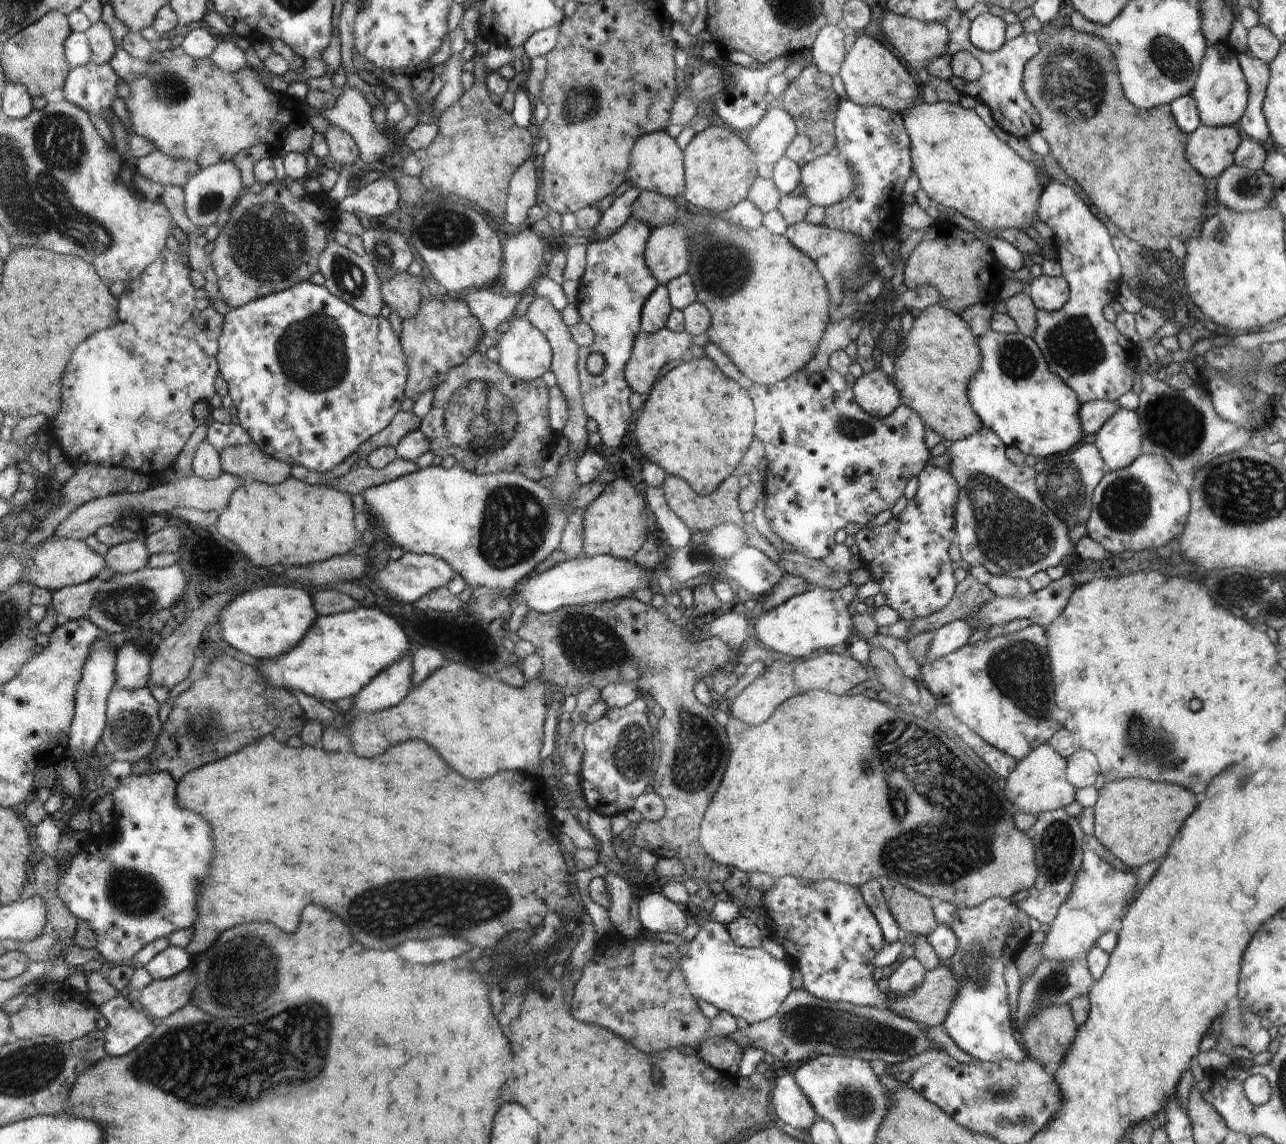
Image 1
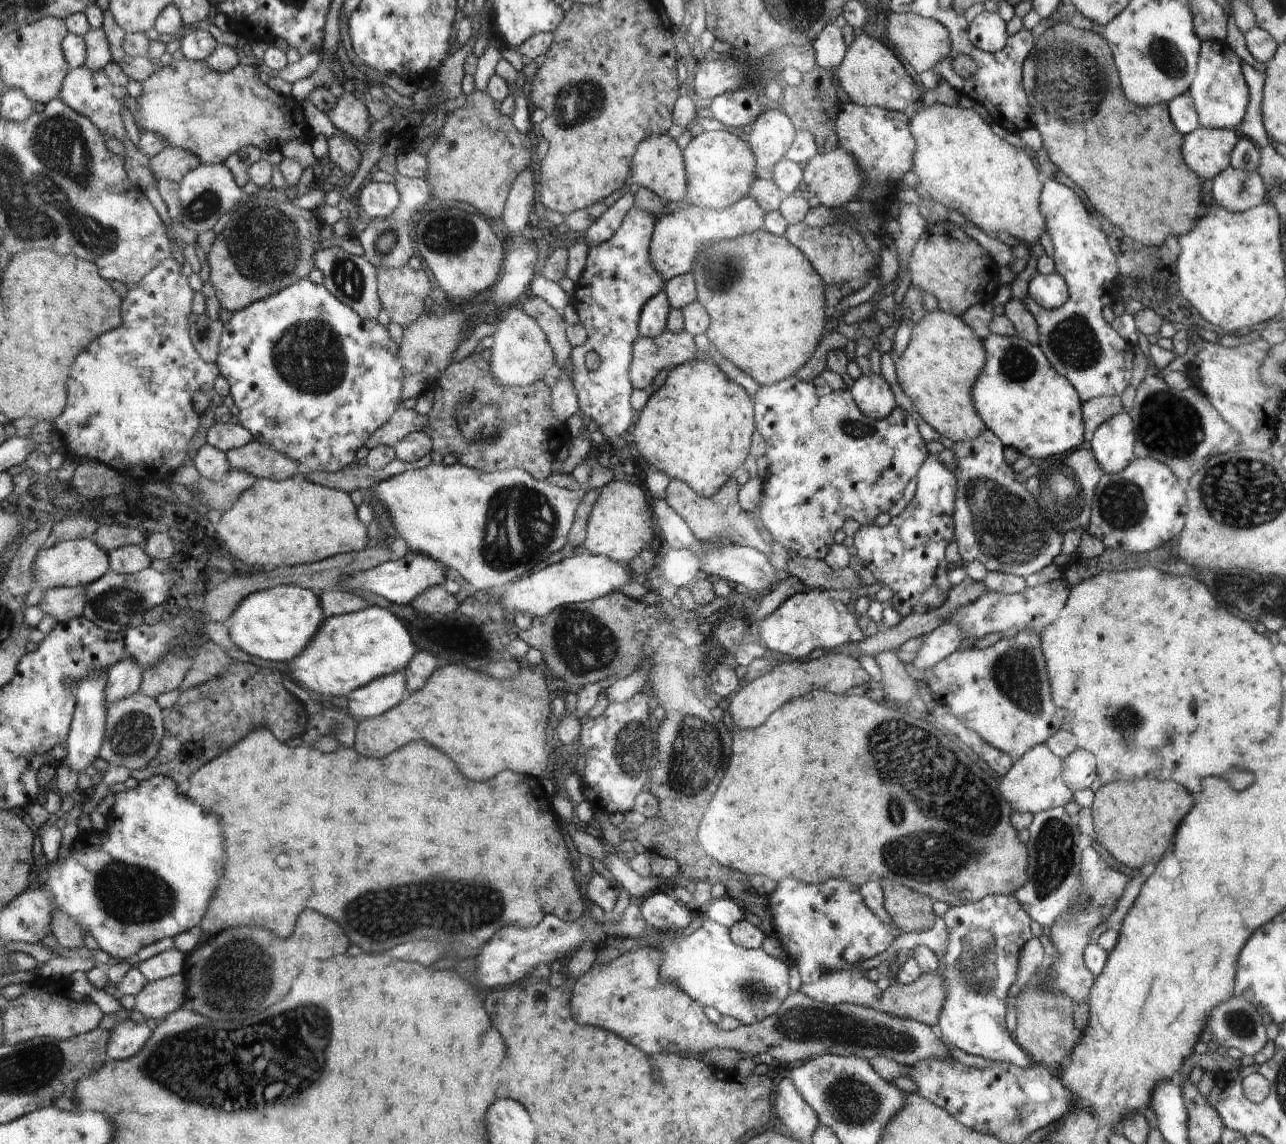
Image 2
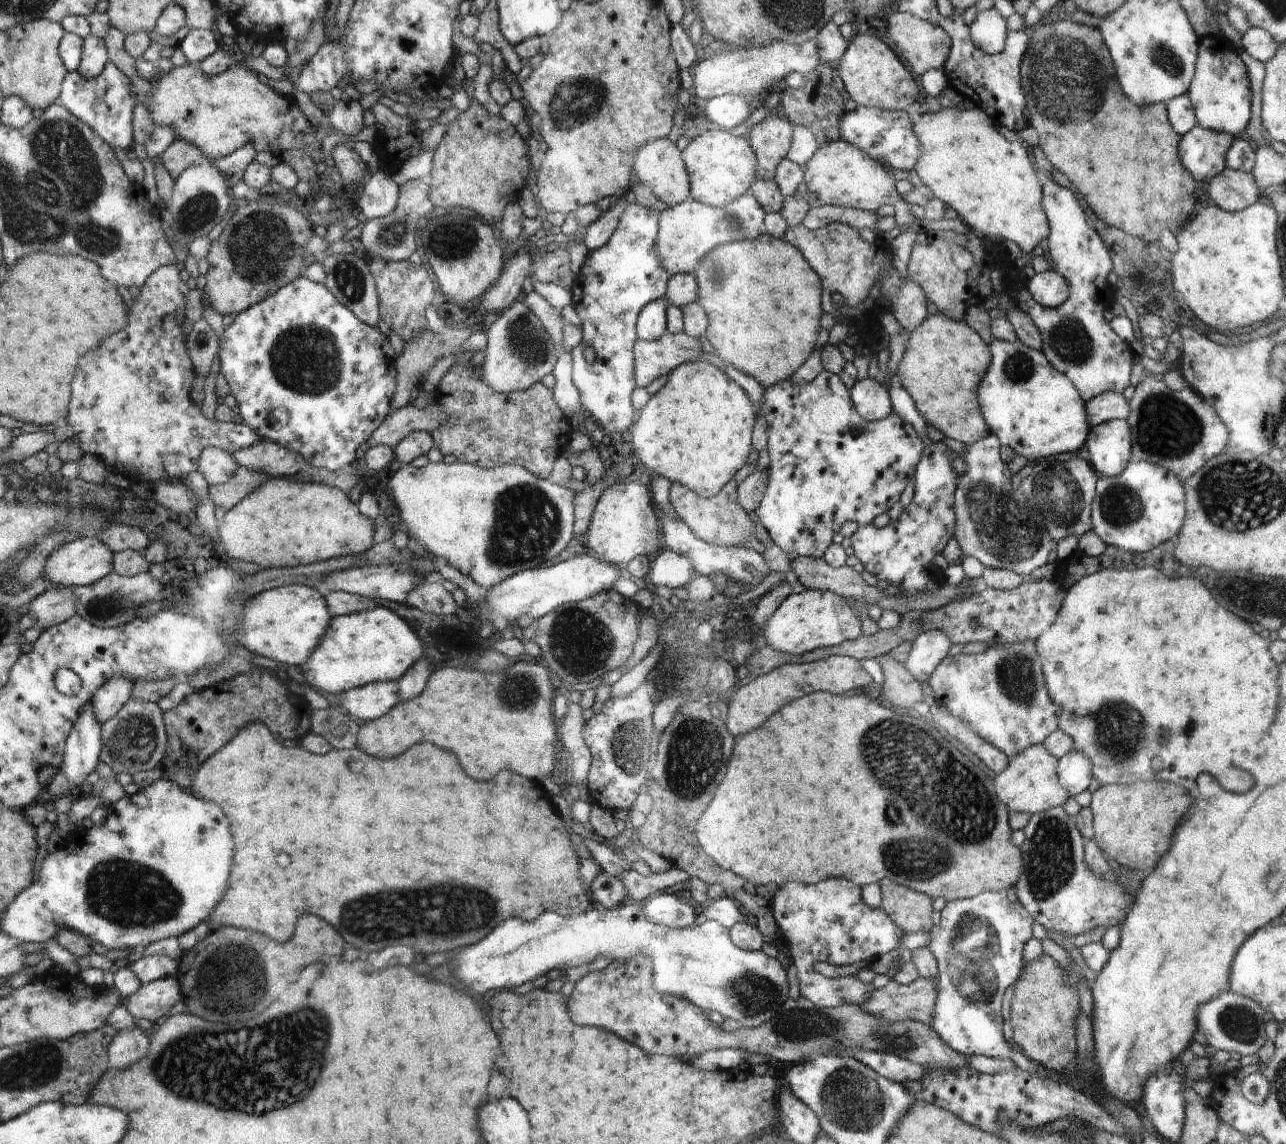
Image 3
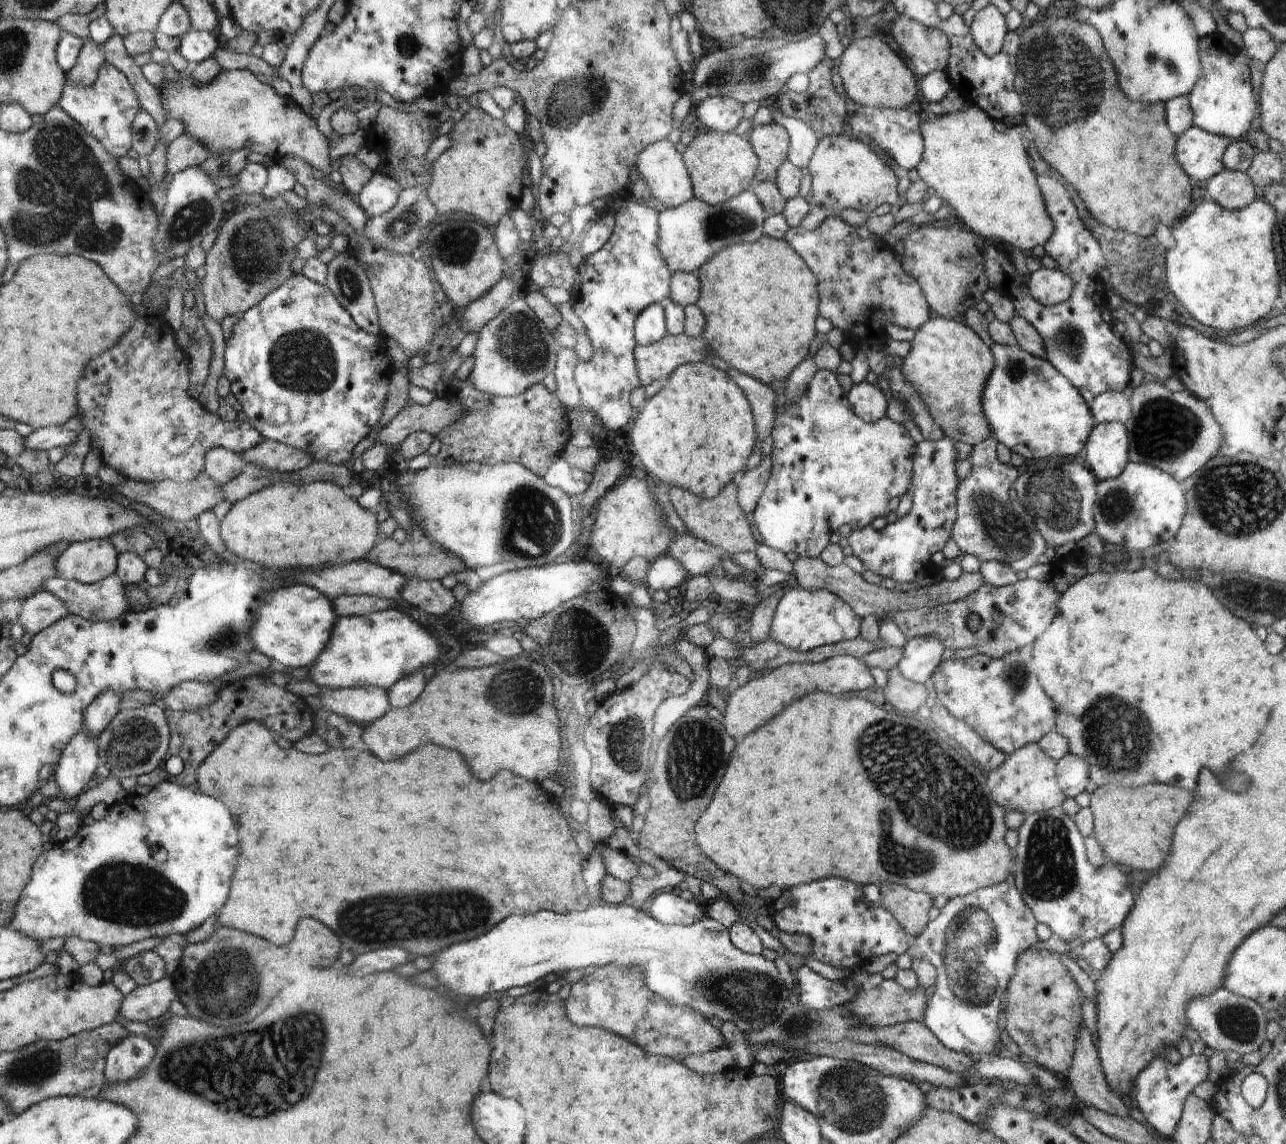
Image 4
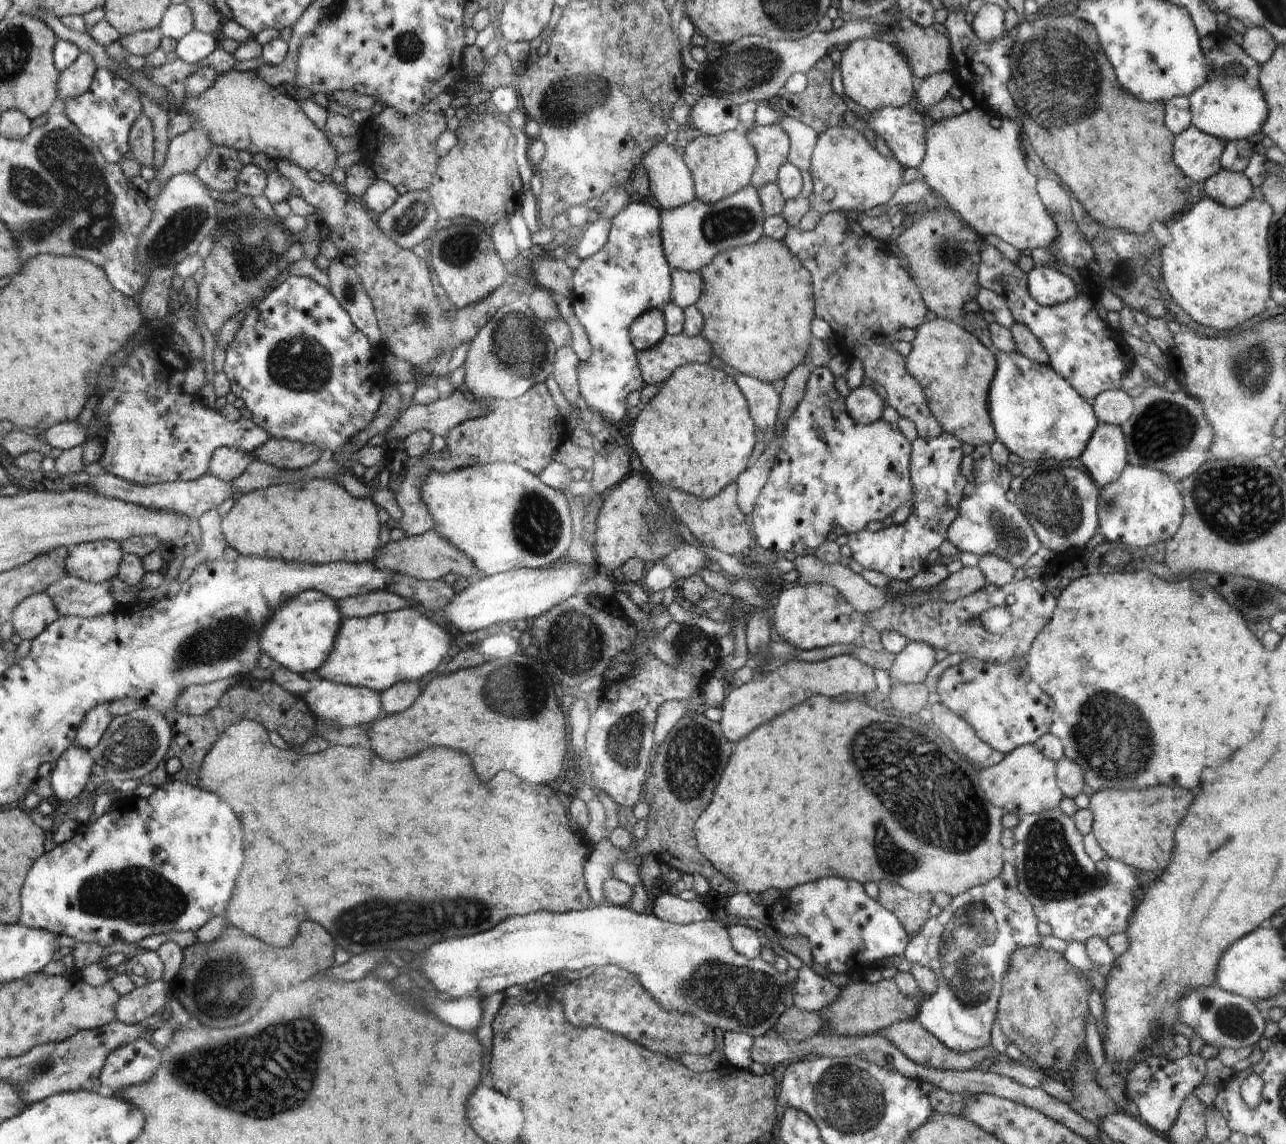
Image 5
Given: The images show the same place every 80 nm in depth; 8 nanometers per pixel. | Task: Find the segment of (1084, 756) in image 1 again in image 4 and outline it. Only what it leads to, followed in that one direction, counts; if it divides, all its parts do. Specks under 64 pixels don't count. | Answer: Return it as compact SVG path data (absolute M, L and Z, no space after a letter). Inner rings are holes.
M1066 753L1055 766L1056 782L1066 797L1077 797L1090 781L1088 763L1080 756Z

